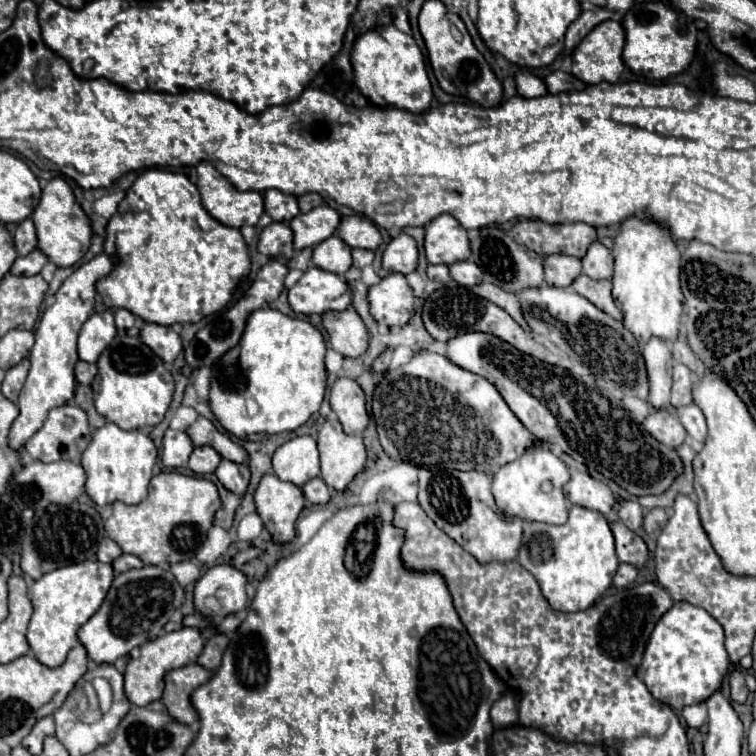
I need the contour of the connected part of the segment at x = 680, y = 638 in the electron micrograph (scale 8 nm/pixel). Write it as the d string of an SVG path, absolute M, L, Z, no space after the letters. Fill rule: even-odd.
M680 601L674 603L654 627L650 645L646 645L646 653L638 669L638 677L658 701L670 705L674 711L682 711L682 707L702 703L716 693L722 687L728 671L730 659L724 649L722 625L702 607Z

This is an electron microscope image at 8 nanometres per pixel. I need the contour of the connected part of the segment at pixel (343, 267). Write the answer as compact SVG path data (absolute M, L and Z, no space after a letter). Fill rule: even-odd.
M332 235L314 247L312 263L324 271L344 275L352 265L350 247L338 235Z

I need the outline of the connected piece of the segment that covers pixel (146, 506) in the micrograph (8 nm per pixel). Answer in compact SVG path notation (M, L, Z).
M178 471L158 473L150 481L148 497L138 505L114 503L112 515L106 519L106 533L114 539L124 553L140 557L146 565L174 565L192 559L204 543L214 513L222 501L212 481L202 477L188 477Z

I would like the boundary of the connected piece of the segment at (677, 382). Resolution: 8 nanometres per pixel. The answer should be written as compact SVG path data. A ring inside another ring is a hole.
M676 365L674 367L674 385L672 385L672 407L690 405L692 403L690 389L692 389L690 369L684 365Z

